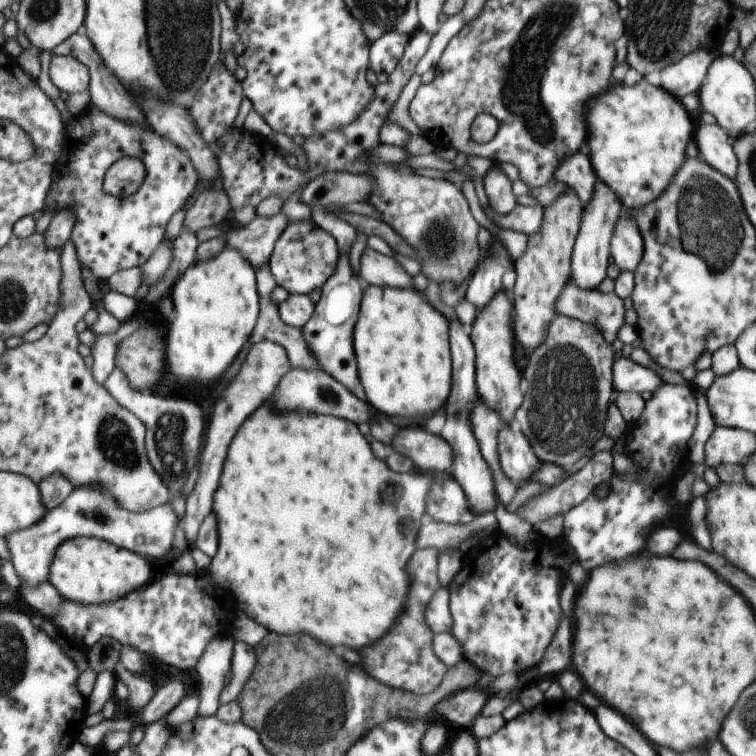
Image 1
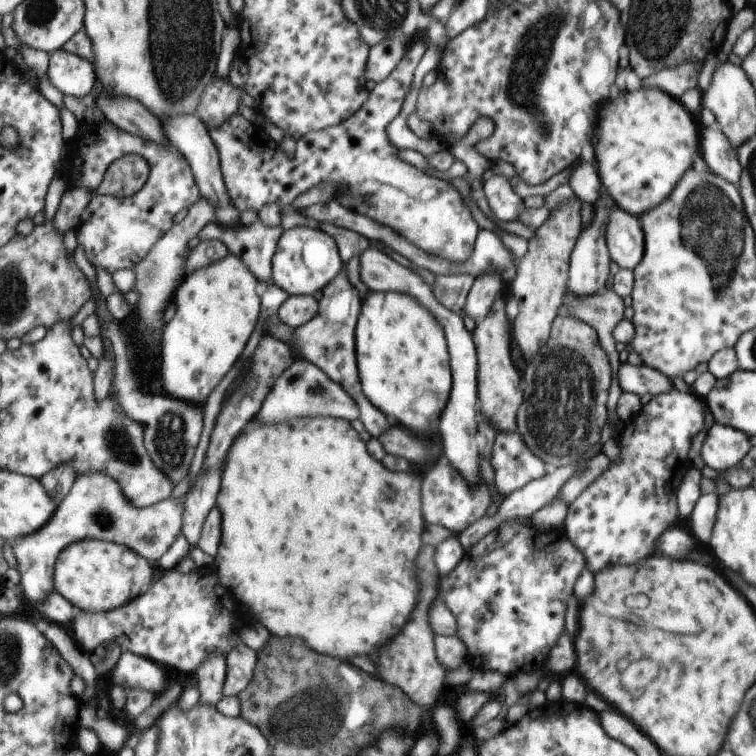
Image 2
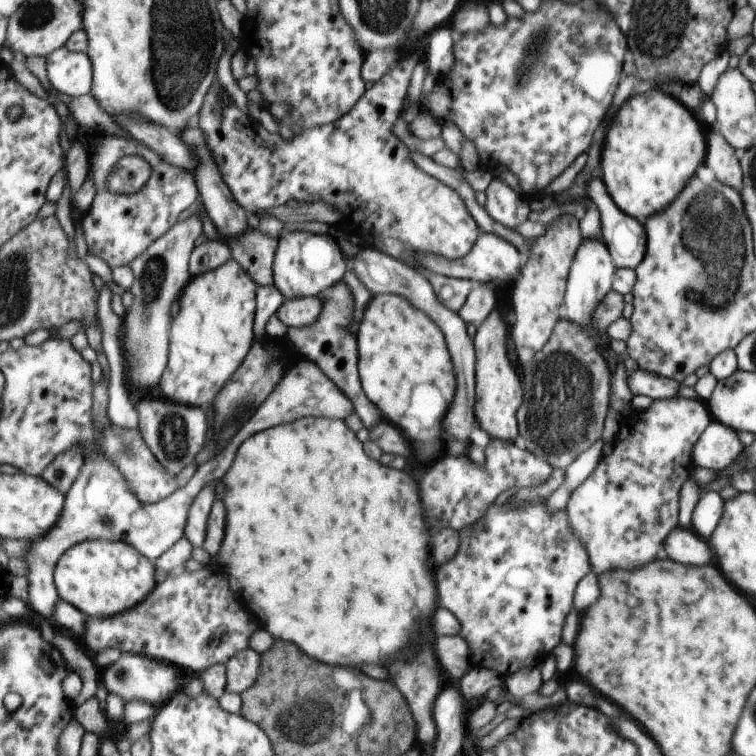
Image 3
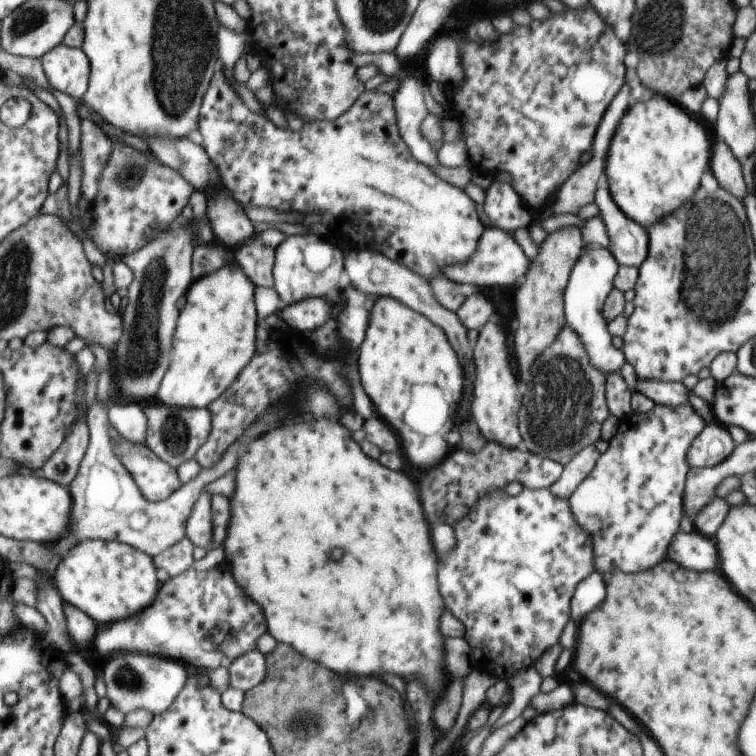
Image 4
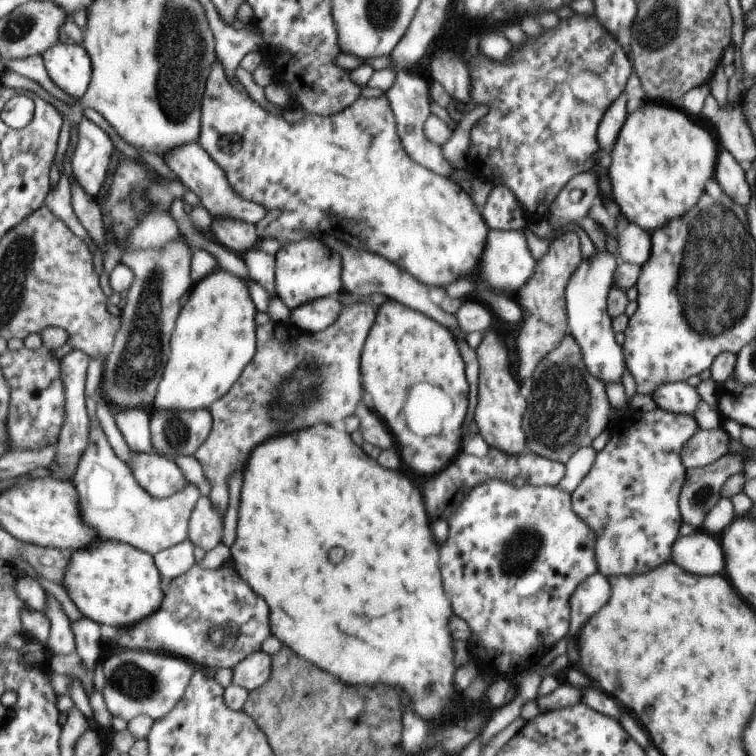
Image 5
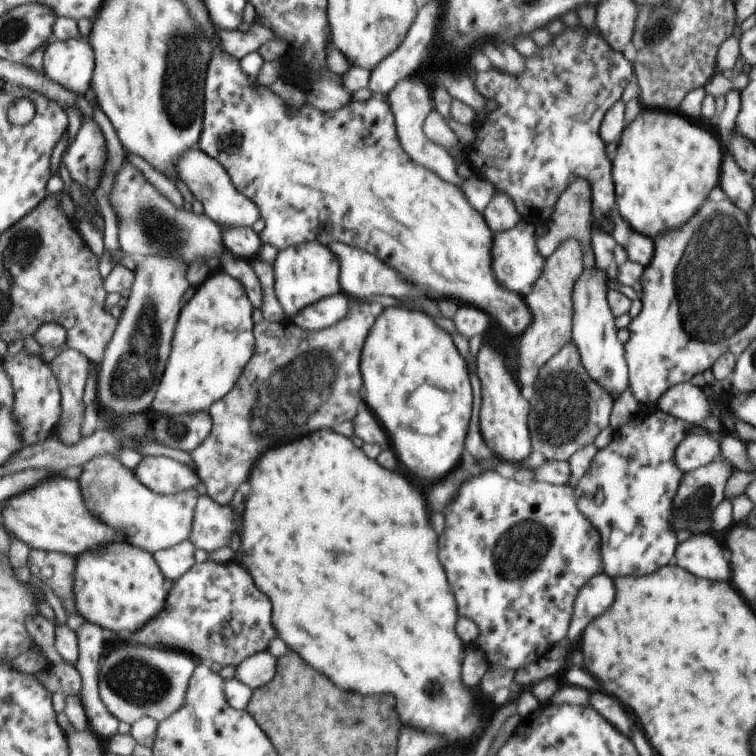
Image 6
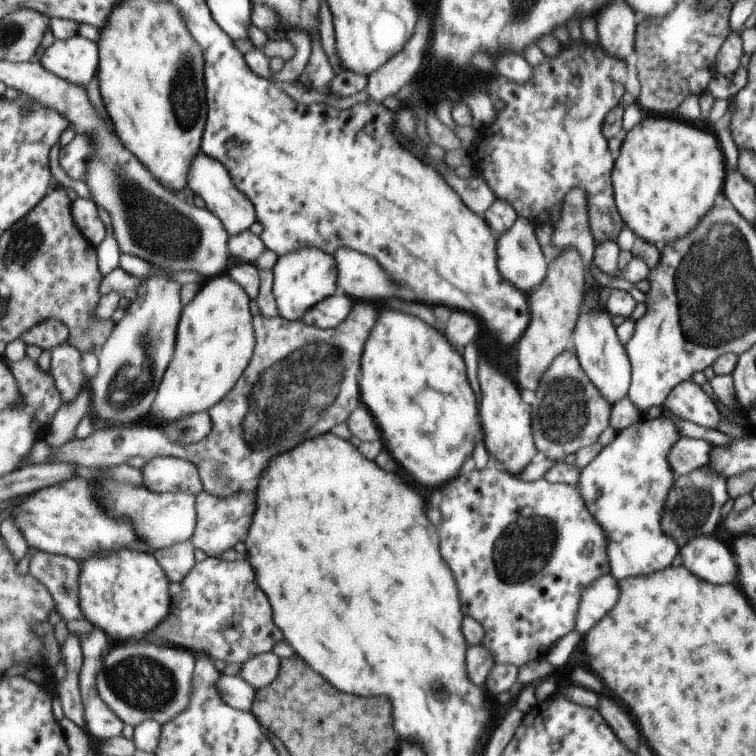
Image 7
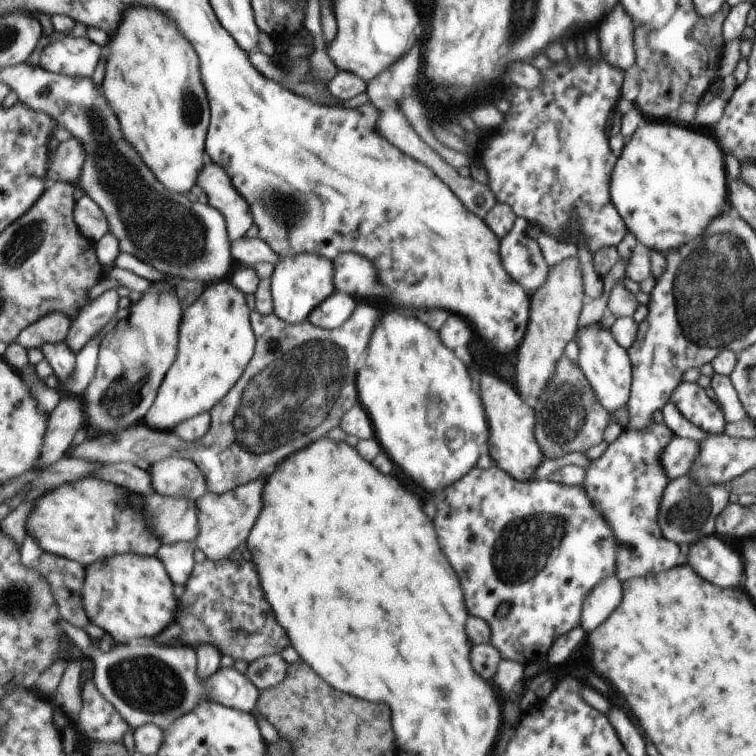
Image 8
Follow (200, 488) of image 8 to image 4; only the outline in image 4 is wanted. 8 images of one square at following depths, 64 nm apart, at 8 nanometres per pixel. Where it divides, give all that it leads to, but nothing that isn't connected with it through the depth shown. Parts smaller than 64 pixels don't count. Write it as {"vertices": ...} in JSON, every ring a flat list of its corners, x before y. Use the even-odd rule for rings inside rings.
{"vertices":[[120,434,113,440,113,447,149,501,166,500,184,486,179,470,160,458,148,445,132,442]]}

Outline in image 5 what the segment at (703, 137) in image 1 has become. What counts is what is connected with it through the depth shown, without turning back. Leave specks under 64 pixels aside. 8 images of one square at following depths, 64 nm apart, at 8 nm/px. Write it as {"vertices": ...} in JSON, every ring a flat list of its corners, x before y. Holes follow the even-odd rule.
{"vertices":[[722,148,718,157,718,182,722,182,722,190,729,194,734,202,738,202,742,207,747,207,752,200,752,192,746,180,745,165,736,162,736,159]]}

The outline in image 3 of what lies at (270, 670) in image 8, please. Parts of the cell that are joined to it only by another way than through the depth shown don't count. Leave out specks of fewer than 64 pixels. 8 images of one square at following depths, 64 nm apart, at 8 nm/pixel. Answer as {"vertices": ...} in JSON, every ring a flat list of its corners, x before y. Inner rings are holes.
{"vertices":[[252,647,241,650,233,656,227,664,228,692,241,695,252,688,261,676,262,661,263,656]]}

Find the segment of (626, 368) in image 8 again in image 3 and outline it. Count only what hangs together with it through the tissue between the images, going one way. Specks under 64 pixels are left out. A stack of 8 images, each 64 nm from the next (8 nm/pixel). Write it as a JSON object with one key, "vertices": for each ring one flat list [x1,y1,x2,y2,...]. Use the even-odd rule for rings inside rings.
{"vertices":[[596,238,582,239,581,245,577,248,576,256,573,258,572,268,569,270,568,278,568,290,565,293,565,303,567,310,567,318,569,321,578,323,579,325,586,325,593,330,593,339,599,346,599,351,602,353,602,340,596,334,596,331,592,328,590,323,591,314,594,312,596,305,602,300,603,296,606,296,607,292,610,292,613,288,613,276,617,271,612,257,606,248,605,242,601,242]]}

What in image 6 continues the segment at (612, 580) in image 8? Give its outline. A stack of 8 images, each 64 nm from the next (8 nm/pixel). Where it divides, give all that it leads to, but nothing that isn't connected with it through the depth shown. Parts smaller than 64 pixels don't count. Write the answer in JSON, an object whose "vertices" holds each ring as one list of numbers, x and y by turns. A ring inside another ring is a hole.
{"vertices":[[602,573,590,578,576,596,572,622,565,638,578,645,586,626,602,612,606,612,612,602,614,602,614,584,610,576]]}

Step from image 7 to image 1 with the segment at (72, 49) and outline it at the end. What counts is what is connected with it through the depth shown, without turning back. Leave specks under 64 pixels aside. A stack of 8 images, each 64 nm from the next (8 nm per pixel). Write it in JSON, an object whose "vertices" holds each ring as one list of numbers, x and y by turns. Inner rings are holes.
{"vertices":[[53,54,50,77,60,91,68,94,90,90,92,75,89,66,77,58]]}

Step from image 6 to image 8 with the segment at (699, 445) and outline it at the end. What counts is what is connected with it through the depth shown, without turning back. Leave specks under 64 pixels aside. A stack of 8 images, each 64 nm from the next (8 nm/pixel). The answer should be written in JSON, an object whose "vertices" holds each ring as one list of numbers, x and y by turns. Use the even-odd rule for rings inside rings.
{"vertices":[[674,437,663,451,661,463,670,480,688,474,699,457,699,442,684,437]]}

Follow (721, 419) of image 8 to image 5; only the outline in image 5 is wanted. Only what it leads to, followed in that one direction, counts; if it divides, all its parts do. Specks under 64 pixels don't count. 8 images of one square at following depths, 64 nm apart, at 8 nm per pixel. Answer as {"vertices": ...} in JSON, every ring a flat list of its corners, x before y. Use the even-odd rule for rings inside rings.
{"vertices":[[686,381,660,385,651,396,658,407,676,414,687,415,694,415,696,405,701,399,697,388,690,386]]}

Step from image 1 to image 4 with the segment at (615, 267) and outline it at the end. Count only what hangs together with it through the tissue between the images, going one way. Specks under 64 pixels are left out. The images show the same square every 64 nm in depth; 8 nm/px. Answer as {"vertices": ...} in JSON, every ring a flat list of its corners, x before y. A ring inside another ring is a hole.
{"vertices":[[606,175,597,182,593,202,598,206,599,217,605,224,610,240,609,250,619,266,636,267,647,257,649,236,647,229,635,220,628,218,614,202]]}

